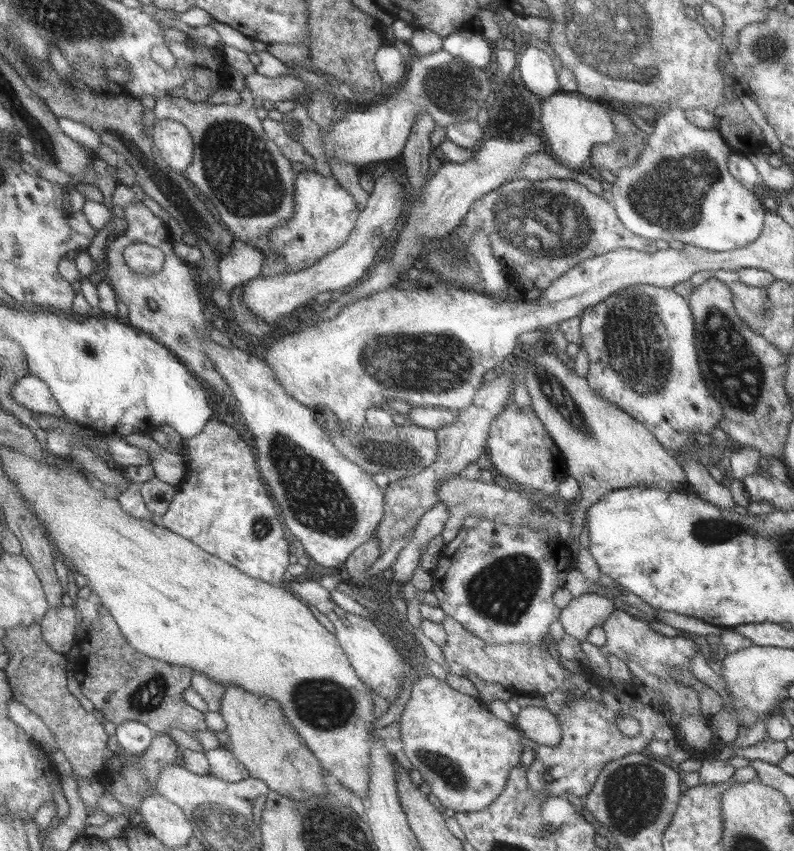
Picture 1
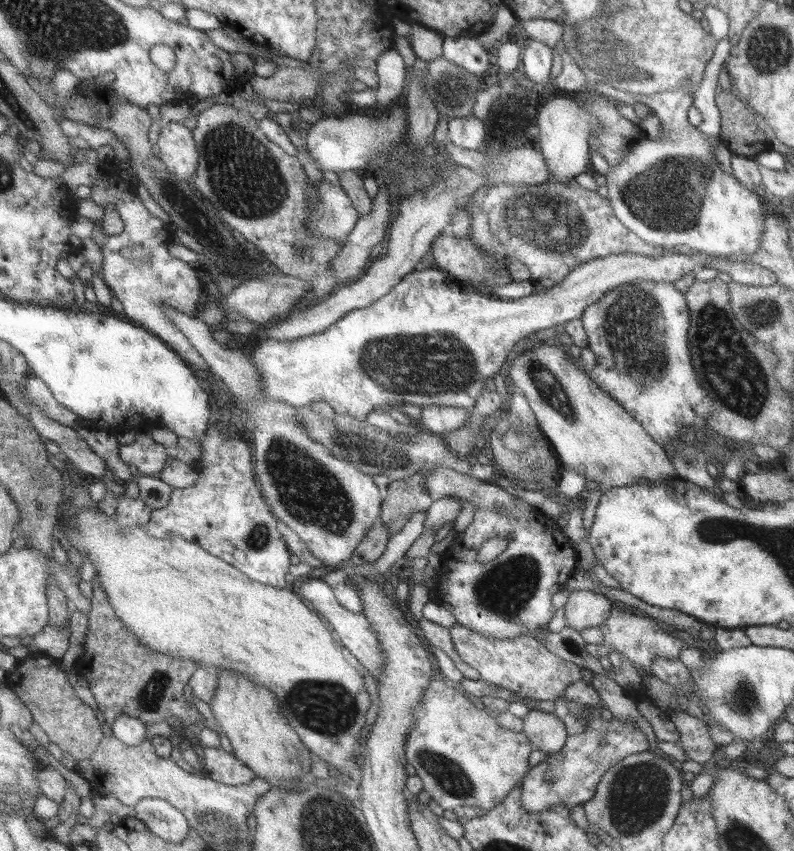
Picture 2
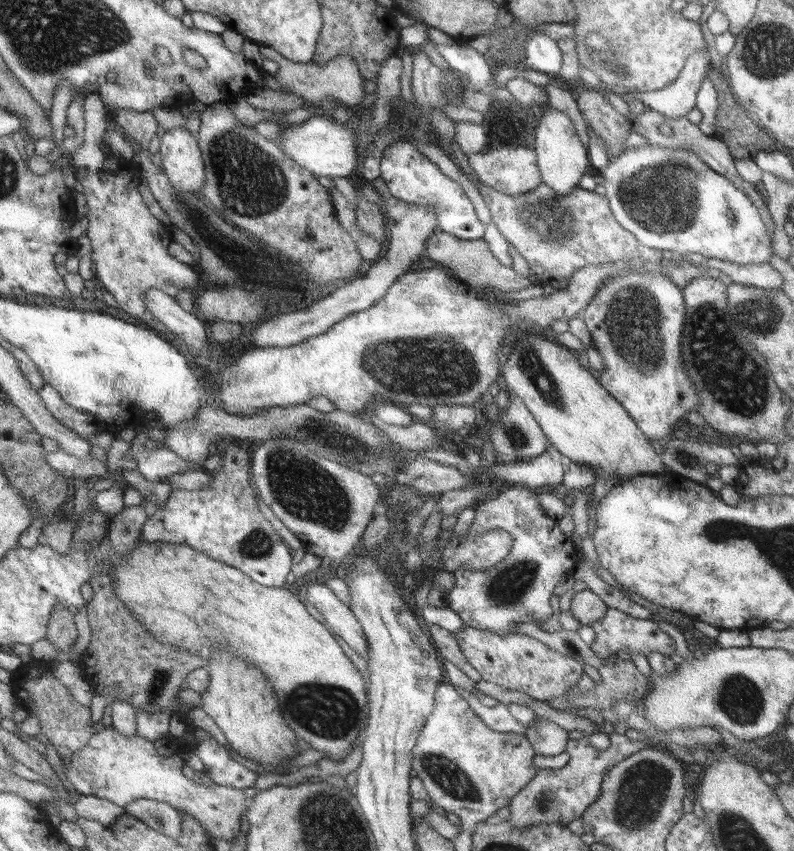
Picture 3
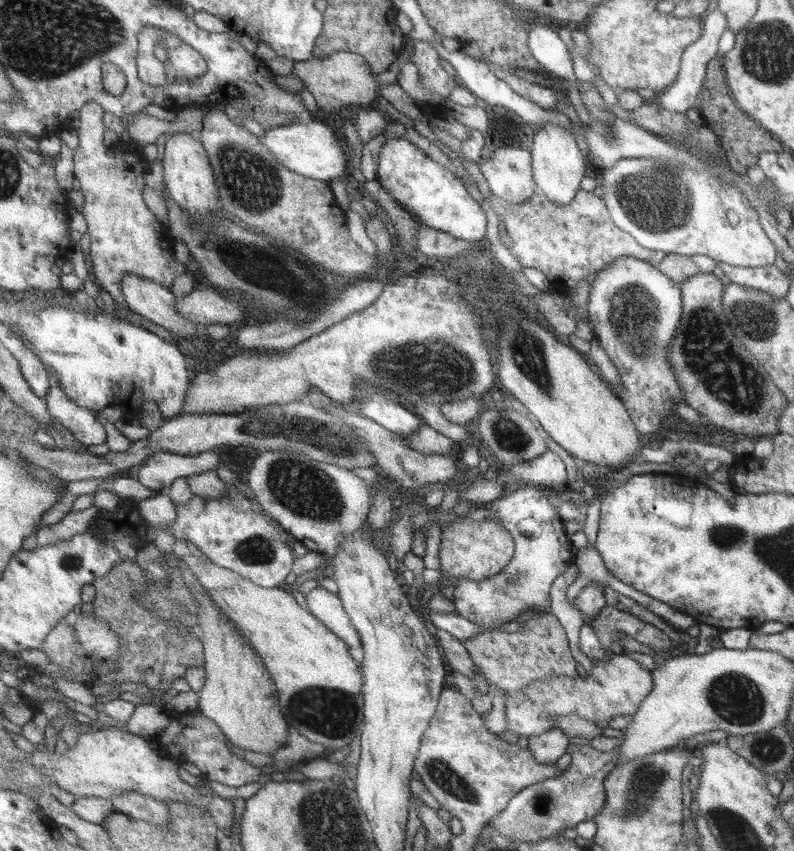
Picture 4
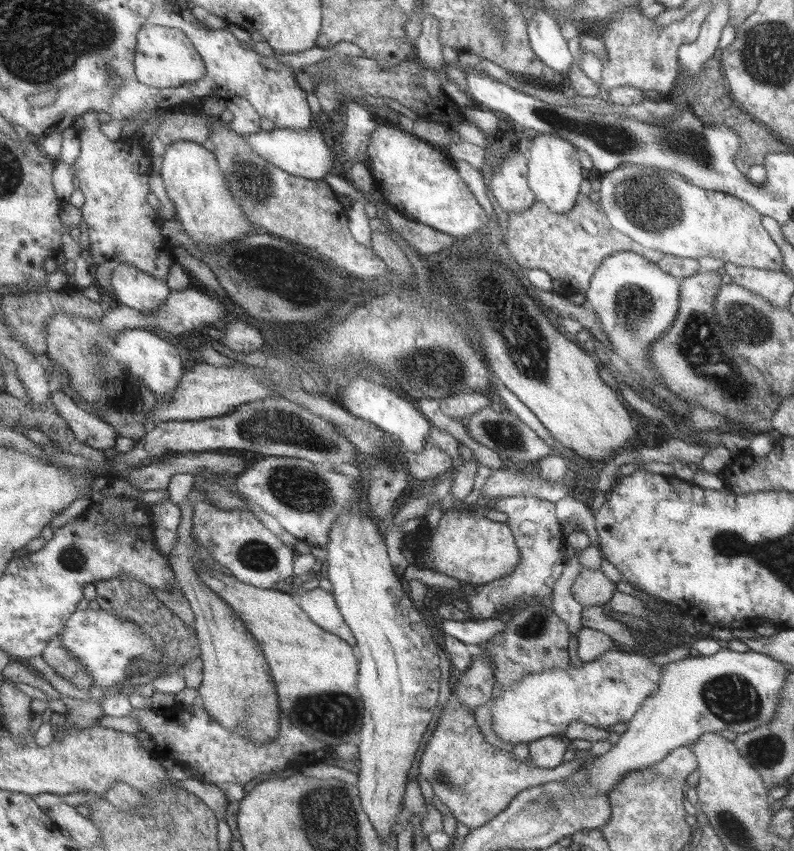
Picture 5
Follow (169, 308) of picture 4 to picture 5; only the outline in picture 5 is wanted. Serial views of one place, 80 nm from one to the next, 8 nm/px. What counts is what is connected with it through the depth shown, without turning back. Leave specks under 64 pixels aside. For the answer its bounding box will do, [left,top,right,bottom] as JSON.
[110,264,172,314]

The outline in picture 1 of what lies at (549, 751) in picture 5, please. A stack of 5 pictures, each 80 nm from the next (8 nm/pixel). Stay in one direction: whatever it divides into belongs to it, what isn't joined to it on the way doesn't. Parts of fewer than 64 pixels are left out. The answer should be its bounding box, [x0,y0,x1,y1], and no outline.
[515,706,563,746]

